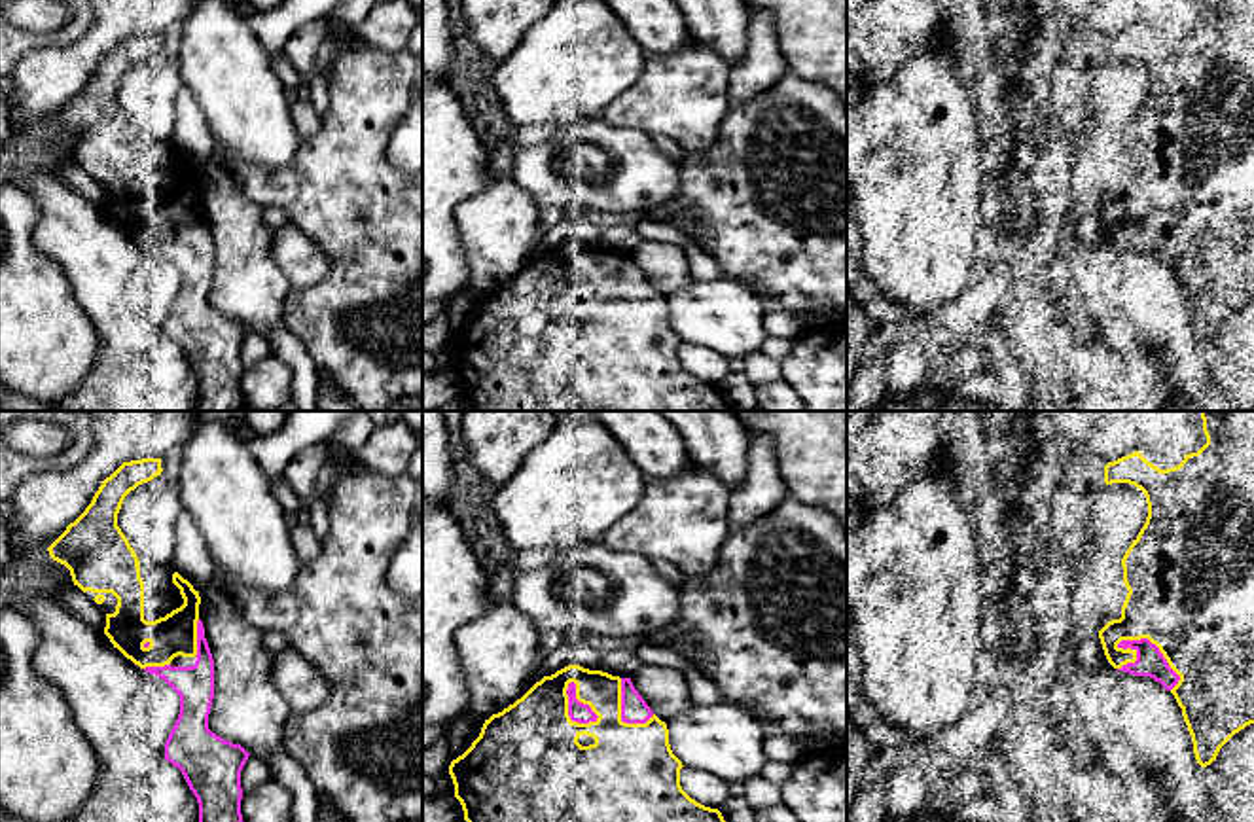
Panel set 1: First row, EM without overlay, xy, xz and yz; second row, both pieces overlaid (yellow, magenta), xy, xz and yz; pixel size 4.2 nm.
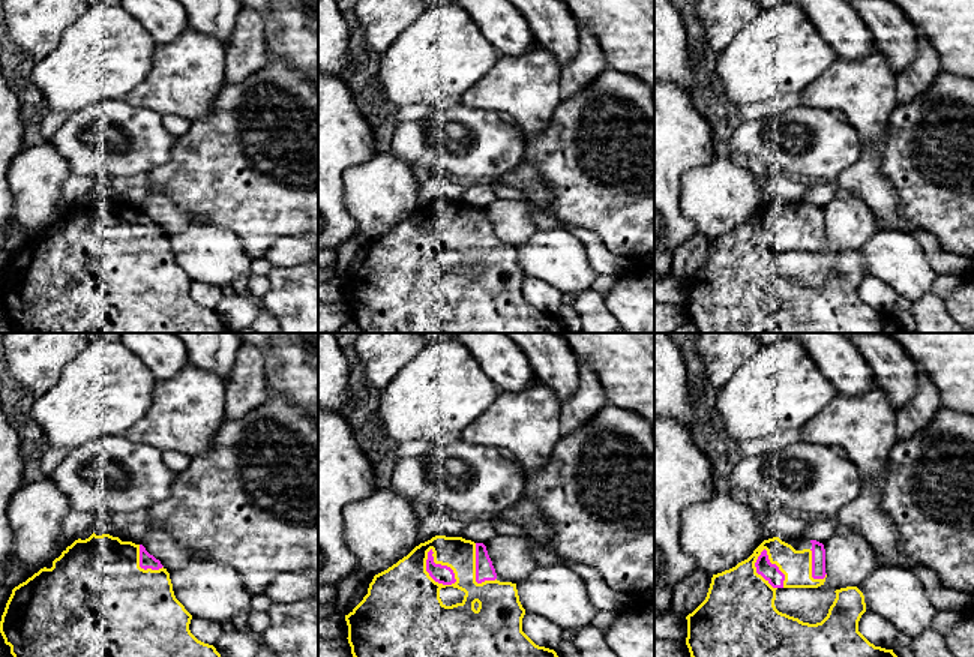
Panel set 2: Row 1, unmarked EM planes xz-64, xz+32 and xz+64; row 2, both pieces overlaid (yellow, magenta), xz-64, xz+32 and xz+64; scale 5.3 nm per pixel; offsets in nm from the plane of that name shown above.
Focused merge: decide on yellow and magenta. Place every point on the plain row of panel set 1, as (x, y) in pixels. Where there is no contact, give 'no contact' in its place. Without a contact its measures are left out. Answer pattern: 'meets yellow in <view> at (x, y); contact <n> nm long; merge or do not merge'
meets yellow in yz at (1158, 222); contact 320 nm long; merge

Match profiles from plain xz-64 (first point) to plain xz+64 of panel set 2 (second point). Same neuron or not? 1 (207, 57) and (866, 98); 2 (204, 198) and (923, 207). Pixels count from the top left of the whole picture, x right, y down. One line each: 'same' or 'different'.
1: same
2: same

